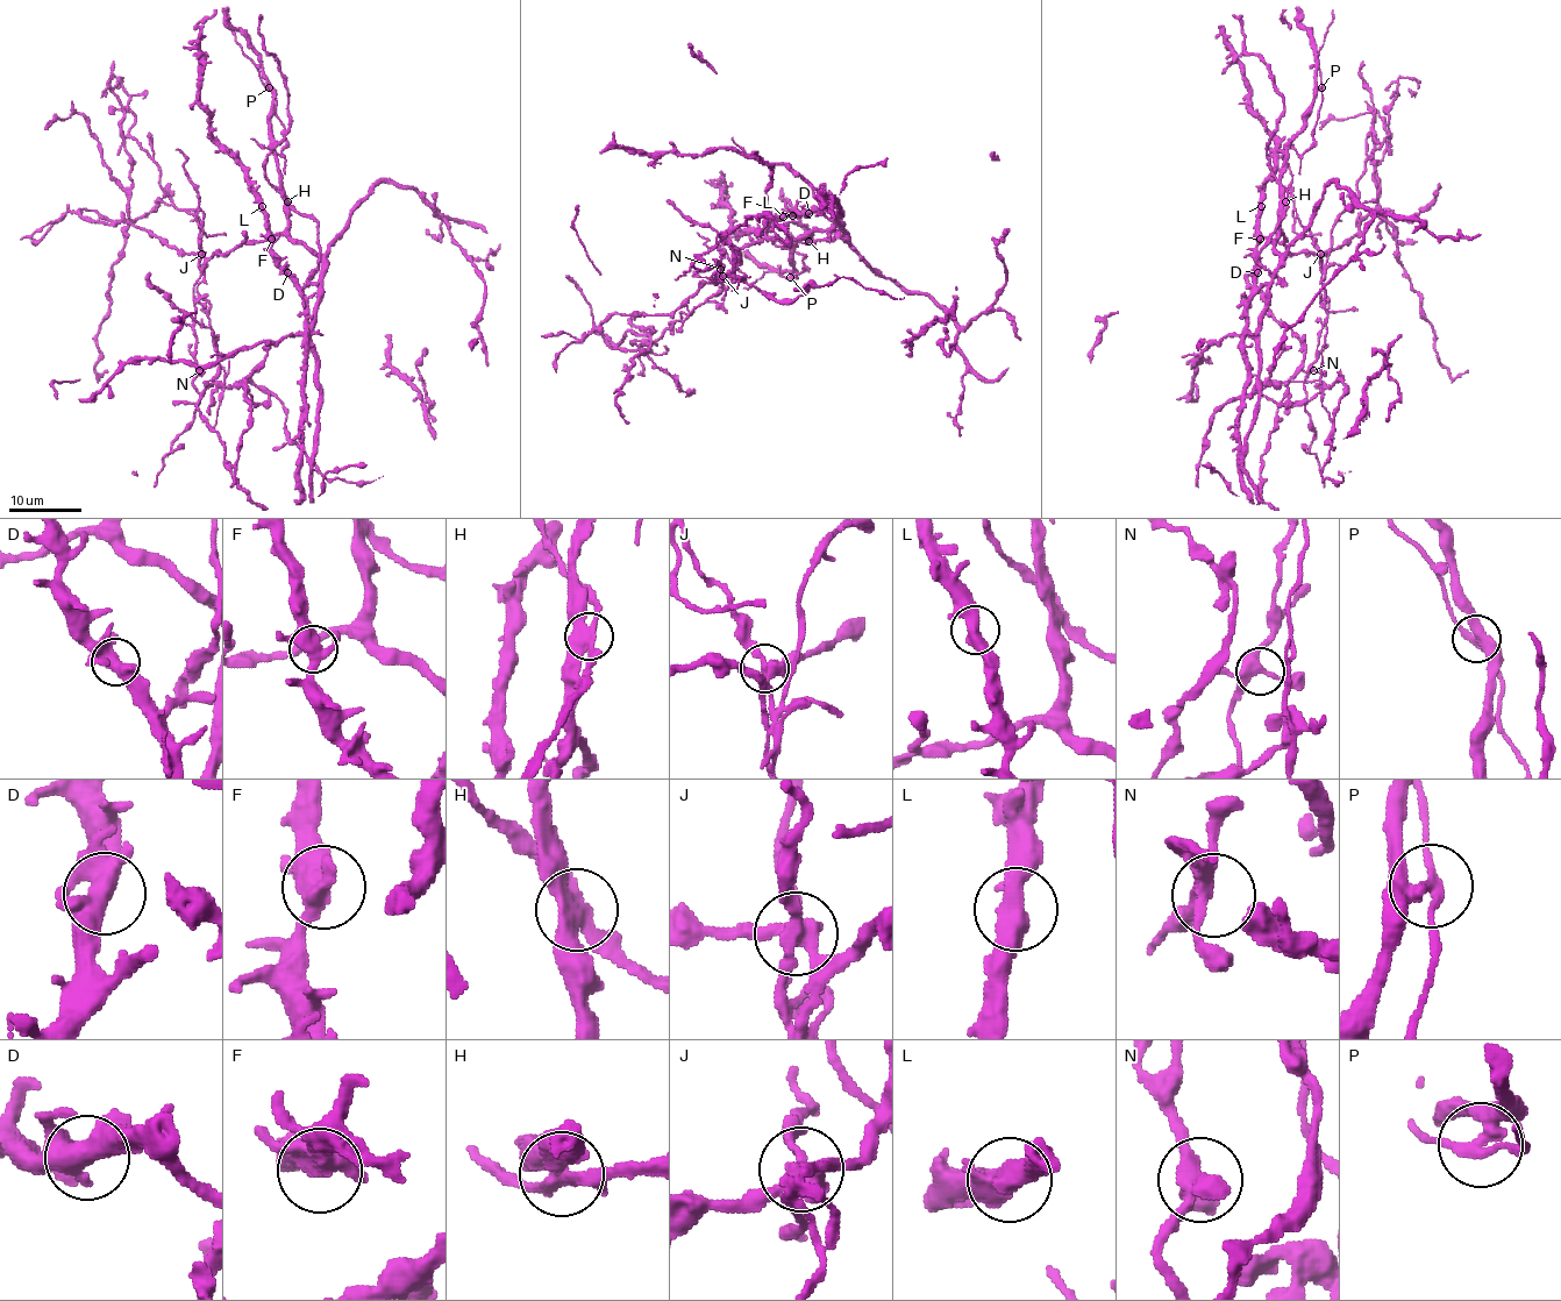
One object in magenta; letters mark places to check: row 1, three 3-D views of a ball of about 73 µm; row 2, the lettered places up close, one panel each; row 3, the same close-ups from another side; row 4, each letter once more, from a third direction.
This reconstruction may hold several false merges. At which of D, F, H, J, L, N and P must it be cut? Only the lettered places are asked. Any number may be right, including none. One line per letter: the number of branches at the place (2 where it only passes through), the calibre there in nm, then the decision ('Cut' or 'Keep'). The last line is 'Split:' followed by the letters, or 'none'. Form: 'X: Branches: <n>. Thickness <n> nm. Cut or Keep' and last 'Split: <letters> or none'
D: Branches: 4. Thickness 420 nm. Keep
F: Branches: 4. Thickness 460 nm. Keep
H: Branches: 4. Thickness 400 nm. Cut
J: Branches: 4. Thickness 360 nm. Cut
L: Branches: 3. Thickness 420 nm. Keep
N: Branches: 4. Thickness 360 nm. Keep
P: Branches: 4. Thickness 280 nm. Cut
Split: H, J, P

